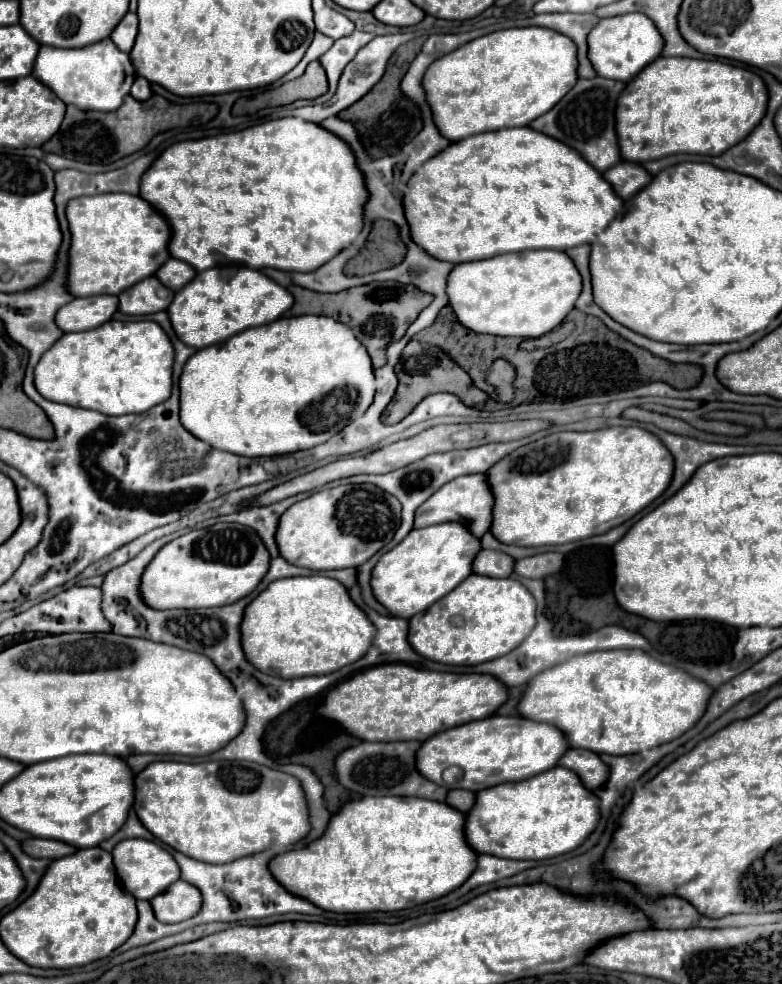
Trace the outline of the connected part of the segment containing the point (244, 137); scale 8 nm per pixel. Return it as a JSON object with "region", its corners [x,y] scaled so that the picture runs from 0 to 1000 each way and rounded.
{"region":[[[363,119],[312,133],[217,147],[184,176],[179,200],[192,204],[220,229],[217,259],[253,275],[294,265],[322,273],[350,271],[396,277],[430,261],[435,253],[463,237],[465,210],[473,196],[448,147],[409,131],[407,125]]]}

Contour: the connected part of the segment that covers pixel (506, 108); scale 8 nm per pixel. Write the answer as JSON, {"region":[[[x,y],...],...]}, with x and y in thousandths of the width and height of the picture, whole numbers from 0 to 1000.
{"region":[[[660,27],[660,29],[642,29],[642,32],[632,32],[627,36],[619,36],[619,38],[611,38],[606,42],[586,48],[583,52],[573,54],[570,58],[563,58],[560,62],[555,62],[542,76],[542,90],[545,90],[545,99],[552,109],[558,129],[563,131],[563,135],[575,143],[588,143],[588,141],[609,137],[609,135],[637,133],[645,129],[656,129],[650,131],[657,131],[657,129],[678,127],[685,119],[691,119],[691,115],[701,115],[701,111],[706,111],[706,107],[711,107],[711,103],[716,103],[716,99],[721,99],[721,95],[726,95],[726,90],[731,90],[731,86],[737,86],[737,82],[739,82],[739,78],[737,78],[737,46],[731,46],[731,42],[726,42],[726,38],[721,38],[721,34],[711,34],[708,29],[691,29],[691,27]]]}

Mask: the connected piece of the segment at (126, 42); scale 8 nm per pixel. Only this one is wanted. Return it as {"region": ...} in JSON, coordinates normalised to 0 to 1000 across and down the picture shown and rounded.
{"region":[[[161,13],[159,19],[151,23],[151,27],[143,32],[141,38],[153,52],[166,54],[166,50],[171,48],[174,34],[176,34],[176,15],[174,13]]]}

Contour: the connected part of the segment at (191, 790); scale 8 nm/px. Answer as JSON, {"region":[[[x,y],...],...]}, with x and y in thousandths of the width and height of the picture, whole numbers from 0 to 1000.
{"region":[[[199,773],[192,775],[184,784],[179,784],[174,788],[174,816],[171,816],[171,824],[179,830],[179,834],[184,836],[184,840],[199,849],[205,855],[210,855],[212,859],[223,861],[225,865],[240,869],[240,871],[256,871],[256,875],[266,877],[271,875],[274,879],[281,875],[302,875],[307,871],[317,871],[317,869],[327,869],[335,867],[338,863],[366,863],[373,861],[376,857],[386,855],[394,849],[394,816],[389,814],[389,802],[384,802],[384,794],[368,786],[322,775],[322,773],[263,773],[263,775],[225,775],[225,773]]]}

